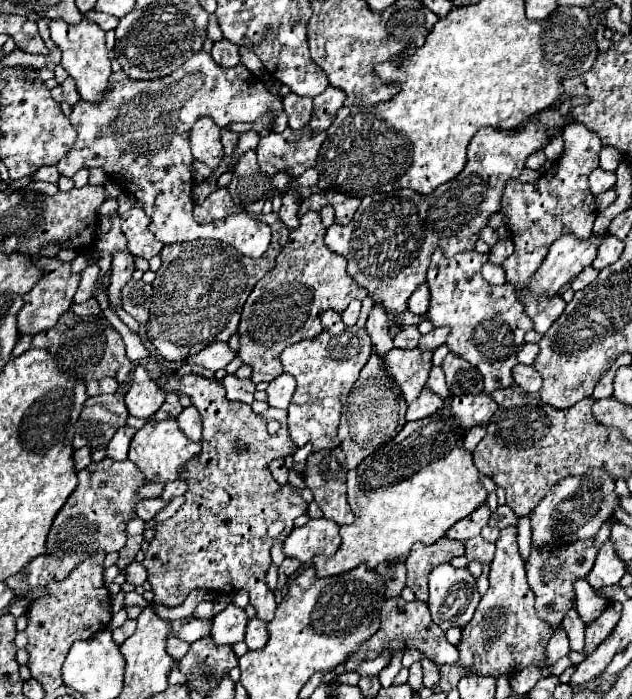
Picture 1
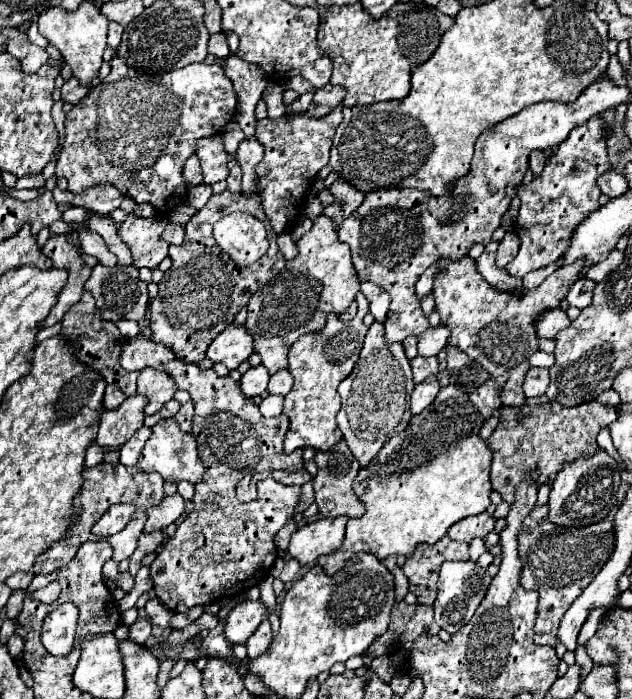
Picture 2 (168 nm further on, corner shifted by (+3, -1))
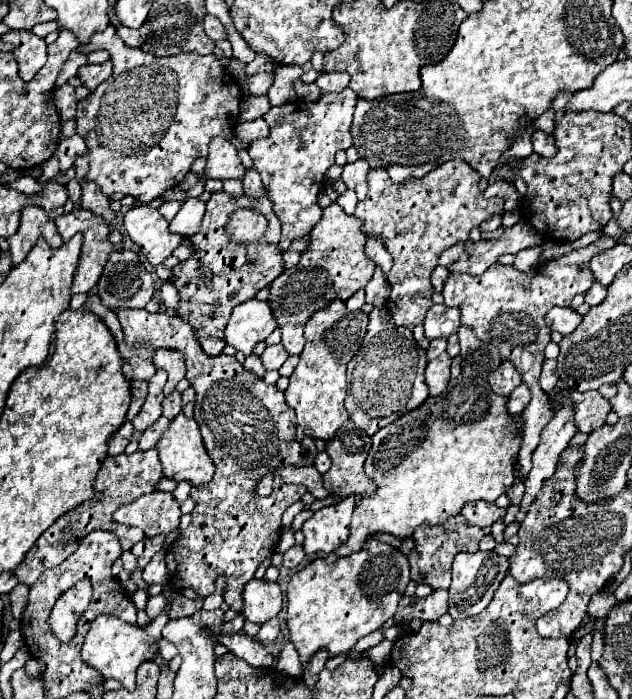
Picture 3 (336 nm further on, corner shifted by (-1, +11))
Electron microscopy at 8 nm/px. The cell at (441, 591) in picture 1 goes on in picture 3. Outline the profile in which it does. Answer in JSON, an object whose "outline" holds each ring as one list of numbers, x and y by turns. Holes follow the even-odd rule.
{"outline":[[480,550,456,554,456,560,452,564,452,584,448,588,448,592,450,592,448,614,456,620,480,614,494,598,494,592,498,590,498,586,506,574,508,574,506,556,498,556,496,552,480,552]]}

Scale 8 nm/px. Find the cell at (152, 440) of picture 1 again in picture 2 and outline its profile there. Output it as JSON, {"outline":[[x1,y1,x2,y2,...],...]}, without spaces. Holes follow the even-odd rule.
{"outline":[[164,418,164,420,160,420,158,424,152,426,152,436,146,440,142,454,136,462,136,468,144,470,144,472,158,472,168,482,188,480,188,482,196,484,204,474,204,464,198,456,196,438,192,434,182,432,174,418]]}

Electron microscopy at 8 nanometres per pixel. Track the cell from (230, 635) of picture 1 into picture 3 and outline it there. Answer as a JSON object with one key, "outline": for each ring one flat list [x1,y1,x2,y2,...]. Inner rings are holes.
{"outline":[[264,578,250,580,244,586,244,610,242,614,250,622,268,622,282,610,282,590,278,582,266,582]]}

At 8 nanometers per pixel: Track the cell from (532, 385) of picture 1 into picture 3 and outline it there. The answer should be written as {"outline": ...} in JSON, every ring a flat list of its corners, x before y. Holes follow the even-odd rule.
{"outline":[[546,360,540,376,540,386,544,392,552,392,554,386,558,384,558,374,556,374,556,360]]}

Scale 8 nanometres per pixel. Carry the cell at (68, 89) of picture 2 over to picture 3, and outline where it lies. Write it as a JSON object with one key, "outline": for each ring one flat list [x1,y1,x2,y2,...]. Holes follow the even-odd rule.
{"outline":[[106,60,104,64,86,64,80,68,78,78,90,88,98,88,104,80,108,80,112,74,112,60]]}

